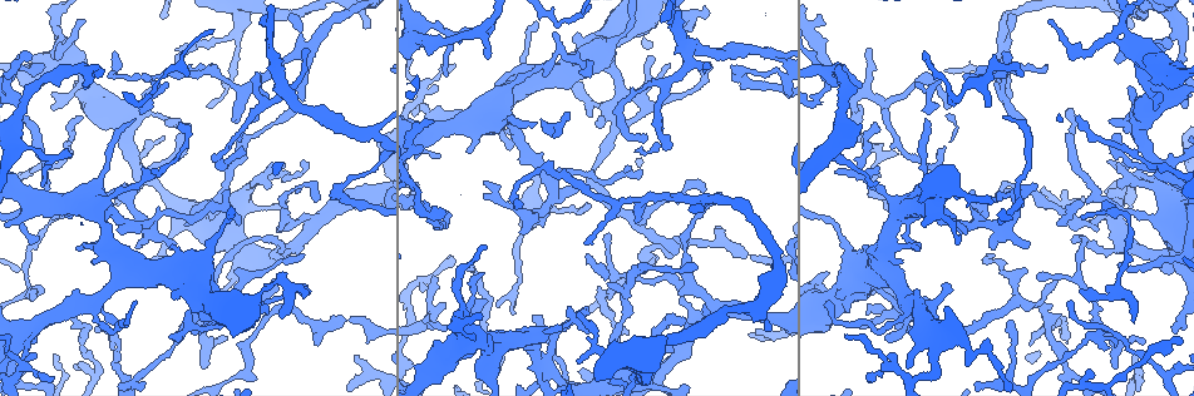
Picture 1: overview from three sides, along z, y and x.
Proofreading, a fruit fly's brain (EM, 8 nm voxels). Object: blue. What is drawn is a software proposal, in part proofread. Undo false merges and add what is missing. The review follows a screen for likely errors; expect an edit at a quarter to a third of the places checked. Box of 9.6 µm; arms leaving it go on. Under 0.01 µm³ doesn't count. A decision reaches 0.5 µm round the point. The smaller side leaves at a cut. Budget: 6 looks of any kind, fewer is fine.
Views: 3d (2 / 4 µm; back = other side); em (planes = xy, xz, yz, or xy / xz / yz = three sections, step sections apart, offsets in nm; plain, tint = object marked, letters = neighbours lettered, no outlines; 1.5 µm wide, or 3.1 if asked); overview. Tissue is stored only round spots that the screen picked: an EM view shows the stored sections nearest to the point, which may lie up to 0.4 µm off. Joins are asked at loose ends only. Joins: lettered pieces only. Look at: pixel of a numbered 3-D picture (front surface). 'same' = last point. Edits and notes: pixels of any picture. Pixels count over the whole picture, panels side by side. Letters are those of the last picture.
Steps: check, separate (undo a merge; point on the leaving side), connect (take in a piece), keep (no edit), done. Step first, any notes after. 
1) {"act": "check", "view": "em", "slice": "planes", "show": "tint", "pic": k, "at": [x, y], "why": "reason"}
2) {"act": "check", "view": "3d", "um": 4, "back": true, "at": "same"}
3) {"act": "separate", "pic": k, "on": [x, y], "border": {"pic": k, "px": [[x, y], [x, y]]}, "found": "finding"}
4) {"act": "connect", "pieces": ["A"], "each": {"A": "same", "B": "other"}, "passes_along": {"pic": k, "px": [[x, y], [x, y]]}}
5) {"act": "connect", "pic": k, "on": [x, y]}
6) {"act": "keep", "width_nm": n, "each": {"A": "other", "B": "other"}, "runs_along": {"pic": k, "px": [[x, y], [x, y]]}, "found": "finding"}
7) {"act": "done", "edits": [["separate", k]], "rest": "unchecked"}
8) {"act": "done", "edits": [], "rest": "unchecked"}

{"act": "check", "view": "3d", "um": 4, "back": true, "pic": 1, "at": [618, 340], "why": "an open end"}

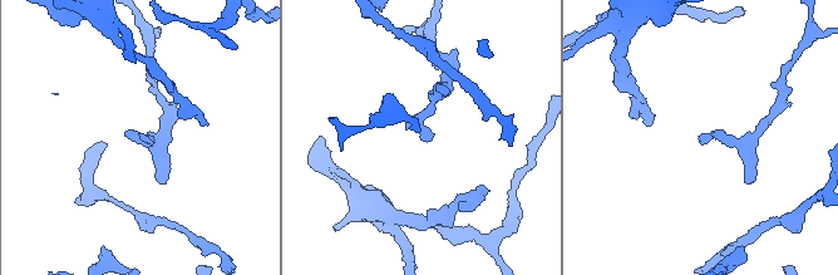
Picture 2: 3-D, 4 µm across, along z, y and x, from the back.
{"act": "check", "view": "em", "slice": "yz", "step": 8, "show": "tint", "pic": 2, "at": [422, 140]}

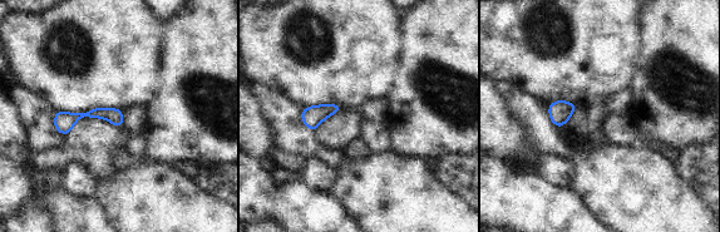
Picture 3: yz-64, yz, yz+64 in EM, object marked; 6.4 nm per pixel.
{"act": "check", "view": "em", "slice": "planes", "show": "letters", "at": "same"}

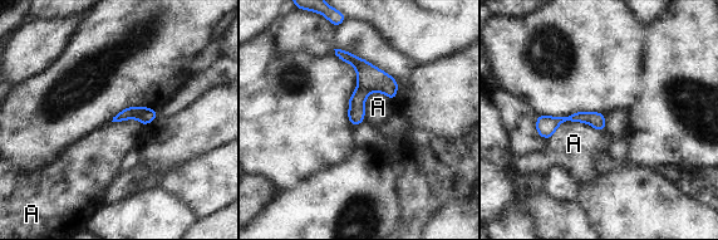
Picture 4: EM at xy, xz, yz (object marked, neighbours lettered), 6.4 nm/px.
{"act": "keep", "longest_contact_nm": ["A", 320], "each": {"A": "other"}, "found": "no lettered piece goes on from it"}

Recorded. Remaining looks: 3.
{"act": "check", "view": "em", "slice": "yz", "step": 4, "show": "letters", "pic": 1, "at": [1076, 278], "why": "branch point"}

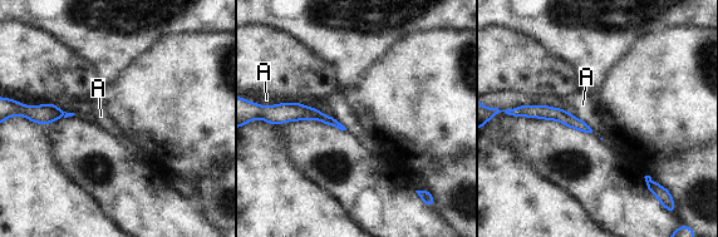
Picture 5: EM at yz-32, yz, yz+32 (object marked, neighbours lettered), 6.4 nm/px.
{"act": "check", "view": "em", "slice": "planes", "show": "letters", "at": "same", "why": "another direction"}

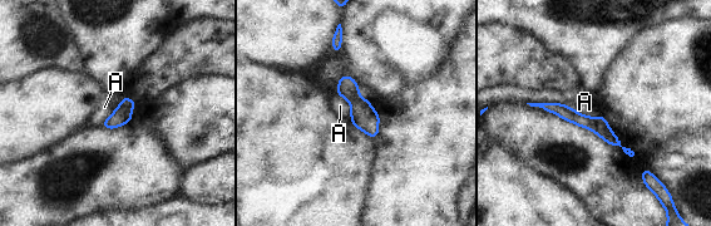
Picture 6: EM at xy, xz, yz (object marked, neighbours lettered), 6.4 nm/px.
{"act": "keep", "width_nm": 110, "each": {"A": "other"}, "runs_along": {"pic": 6, "px": [[544, 106], [597, 124], [632, 155]]}, "found": "all the same neuron"}

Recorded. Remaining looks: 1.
{"act": "check", "view": "em", "slice": "xy", "step": 8, "show": "letters", "pic": 1, "at": [994, 254], "why": "an open end"}

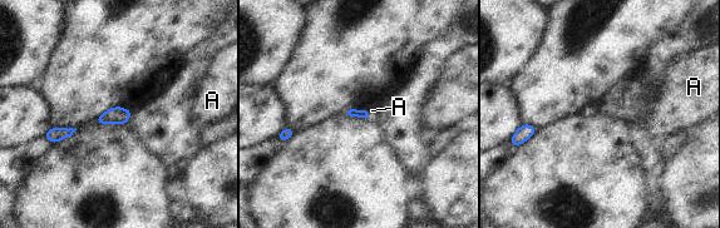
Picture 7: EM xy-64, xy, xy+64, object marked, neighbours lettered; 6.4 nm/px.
{"act": "keep", "longest_contact_nm": ["A", 50], "each": {"A": "other"}, "border": {"pic": 7, "px": [[365, 110], [369, 115]]}, "found": "no lettered piece goes on from it"}

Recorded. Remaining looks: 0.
{"act": "done", "edits": [], "rest": "unchecked"}

